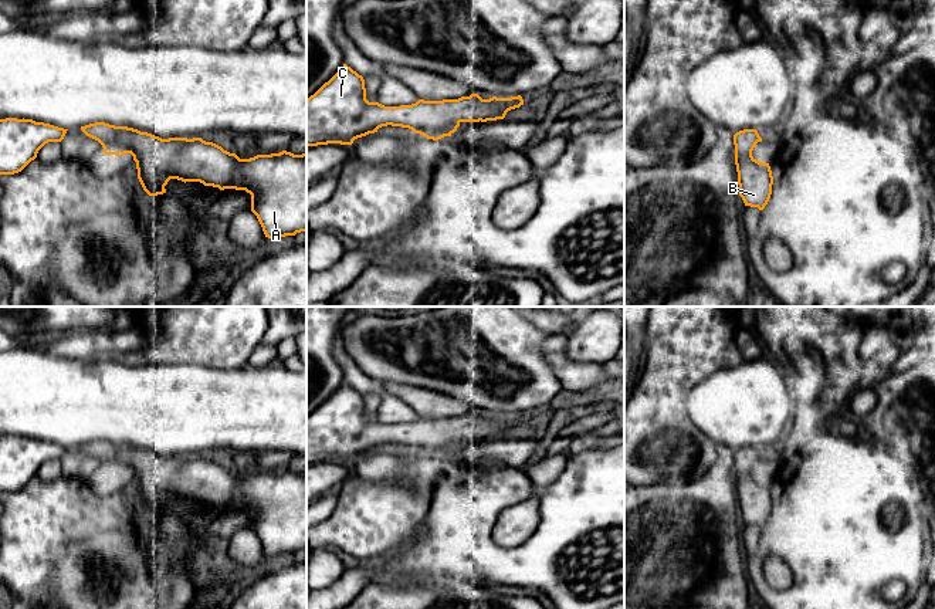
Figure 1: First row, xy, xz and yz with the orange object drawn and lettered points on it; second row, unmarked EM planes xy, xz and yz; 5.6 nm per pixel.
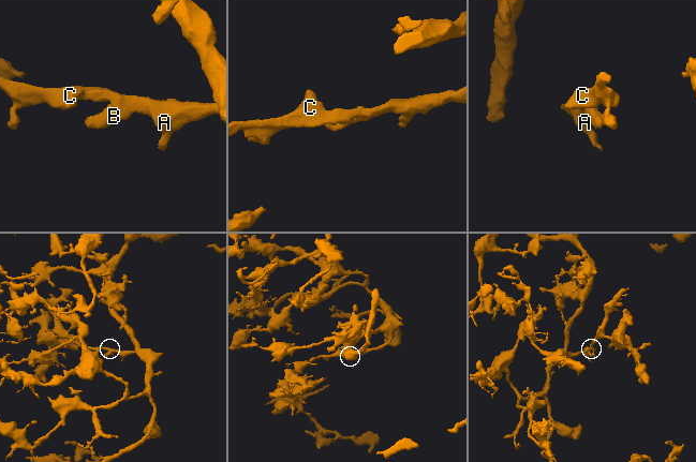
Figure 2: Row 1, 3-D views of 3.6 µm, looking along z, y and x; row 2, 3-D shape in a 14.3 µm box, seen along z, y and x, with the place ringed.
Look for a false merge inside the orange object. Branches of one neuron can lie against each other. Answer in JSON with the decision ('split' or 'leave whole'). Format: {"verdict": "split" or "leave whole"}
{"verdict": "leave whole"}

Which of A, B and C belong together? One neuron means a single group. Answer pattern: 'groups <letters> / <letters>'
groups A B C

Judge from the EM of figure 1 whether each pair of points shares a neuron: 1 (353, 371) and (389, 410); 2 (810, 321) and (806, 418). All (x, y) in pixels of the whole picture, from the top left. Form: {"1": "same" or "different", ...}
{"1": "same", "2": "same"}

